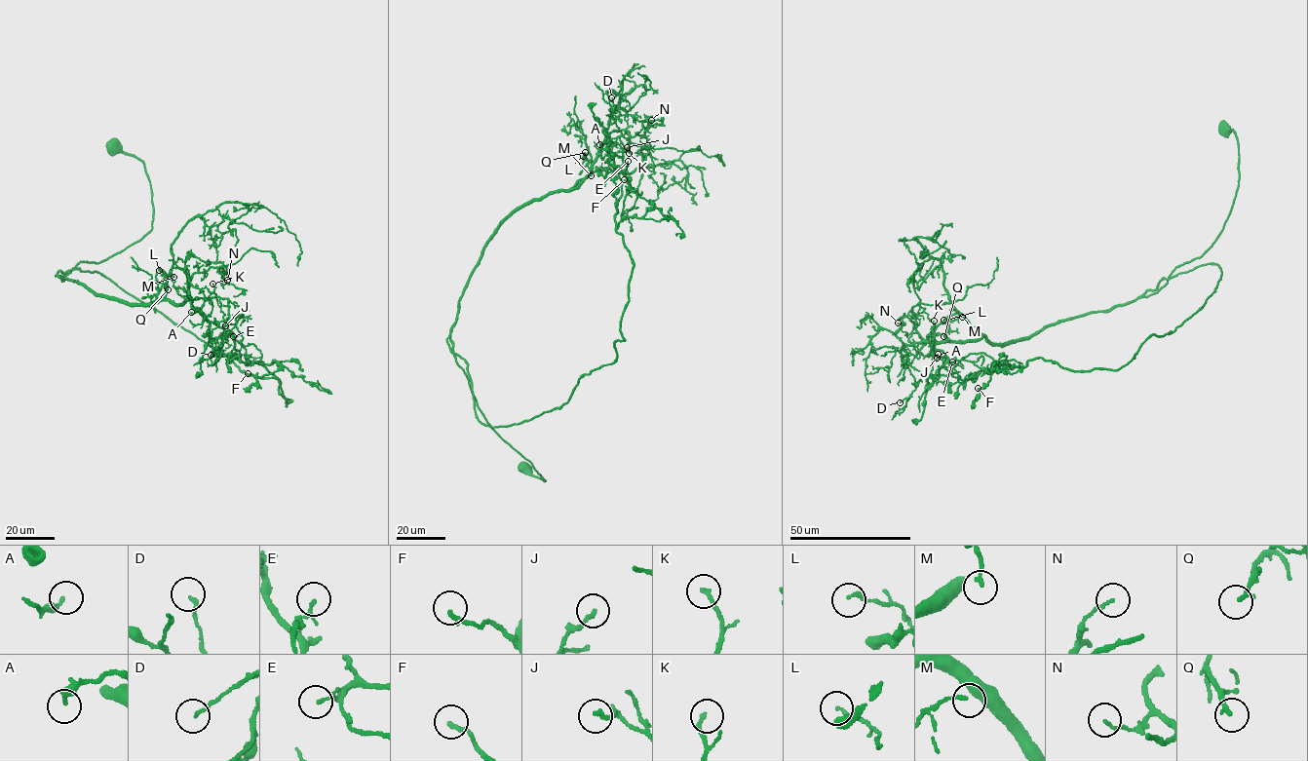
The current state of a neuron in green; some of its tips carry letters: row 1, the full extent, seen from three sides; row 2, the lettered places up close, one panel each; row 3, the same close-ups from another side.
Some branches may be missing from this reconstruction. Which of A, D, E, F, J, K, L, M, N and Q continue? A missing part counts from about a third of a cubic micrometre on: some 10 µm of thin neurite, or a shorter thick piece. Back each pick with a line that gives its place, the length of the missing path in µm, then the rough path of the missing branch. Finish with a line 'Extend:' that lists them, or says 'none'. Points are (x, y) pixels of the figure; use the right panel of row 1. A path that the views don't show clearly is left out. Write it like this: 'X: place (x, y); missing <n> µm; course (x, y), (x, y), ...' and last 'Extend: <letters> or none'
Extend: none

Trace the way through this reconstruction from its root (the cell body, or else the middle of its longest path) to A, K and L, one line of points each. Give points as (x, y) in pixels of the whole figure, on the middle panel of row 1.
A: (524, 467), (545, 480), (487, 422), (446, 339), (502, 222), (533, 201), (578, 188), (608, 143), (599, 144)
K: (524, 467), (545, 480), (487, 422), (446, 340), (460, 297), (506, 218), (578, 188), (604, 142), (629, 153)
L: (524, 467), (545, 480), (487, 422), (446, 339), (470, 274), (502, 222), (590, 174), (592, 161), (583, 156)

